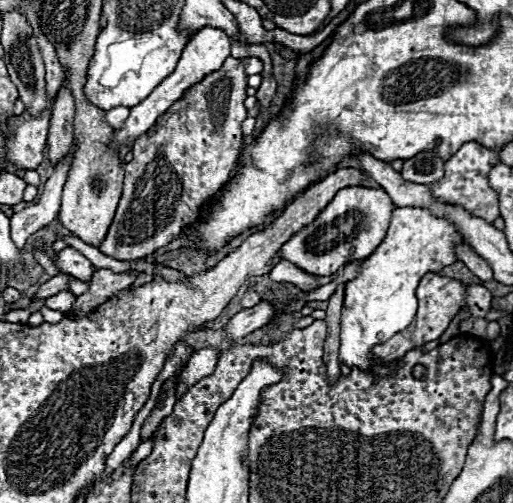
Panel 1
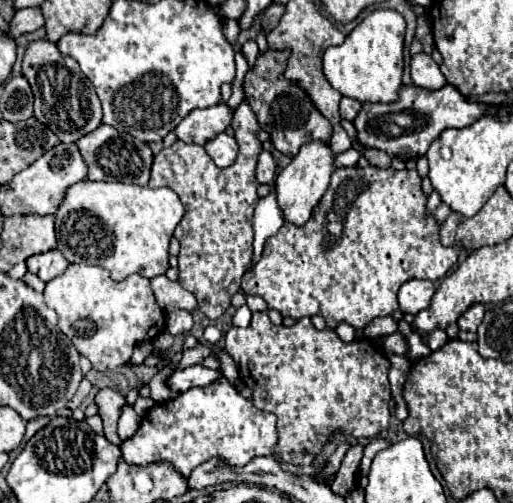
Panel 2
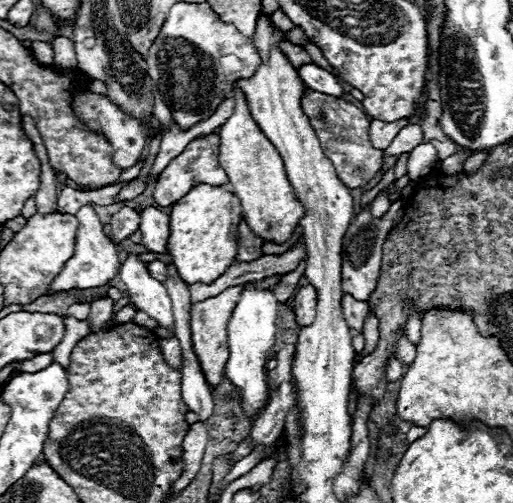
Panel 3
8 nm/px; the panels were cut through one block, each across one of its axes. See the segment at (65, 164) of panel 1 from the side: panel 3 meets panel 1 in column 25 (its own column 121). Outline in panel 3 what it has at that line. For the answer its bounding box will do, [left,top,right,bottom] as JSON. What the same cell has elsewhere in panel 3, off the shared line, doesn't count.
[110,206,140,246]

